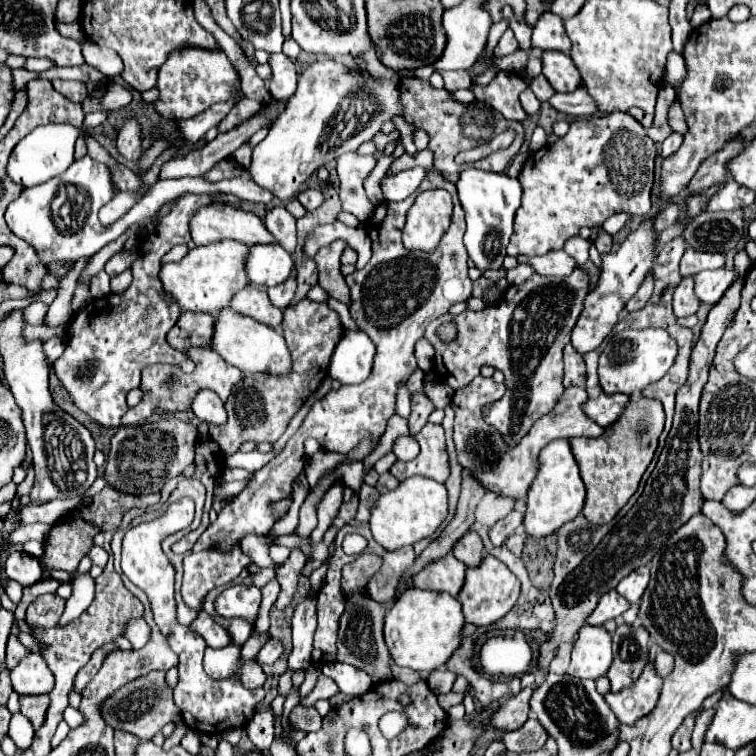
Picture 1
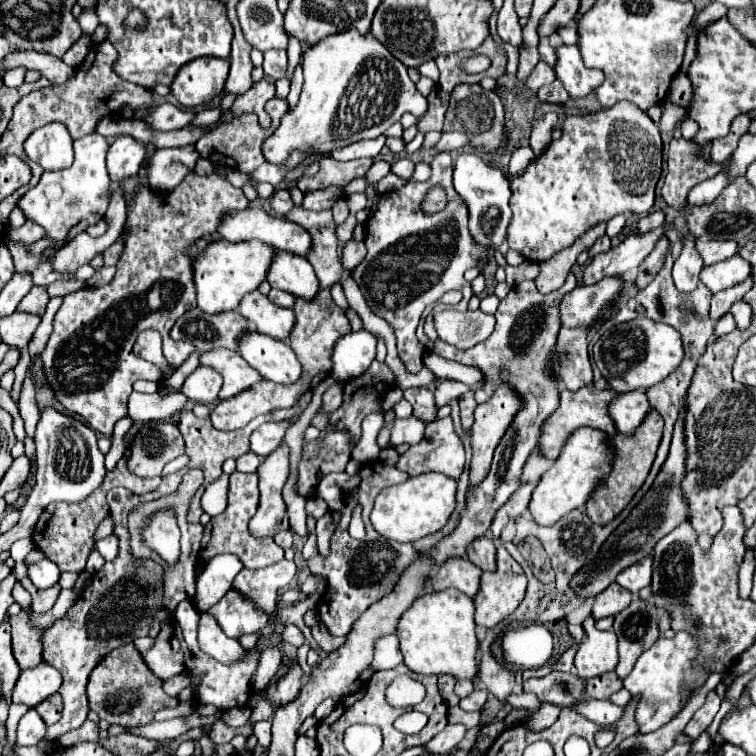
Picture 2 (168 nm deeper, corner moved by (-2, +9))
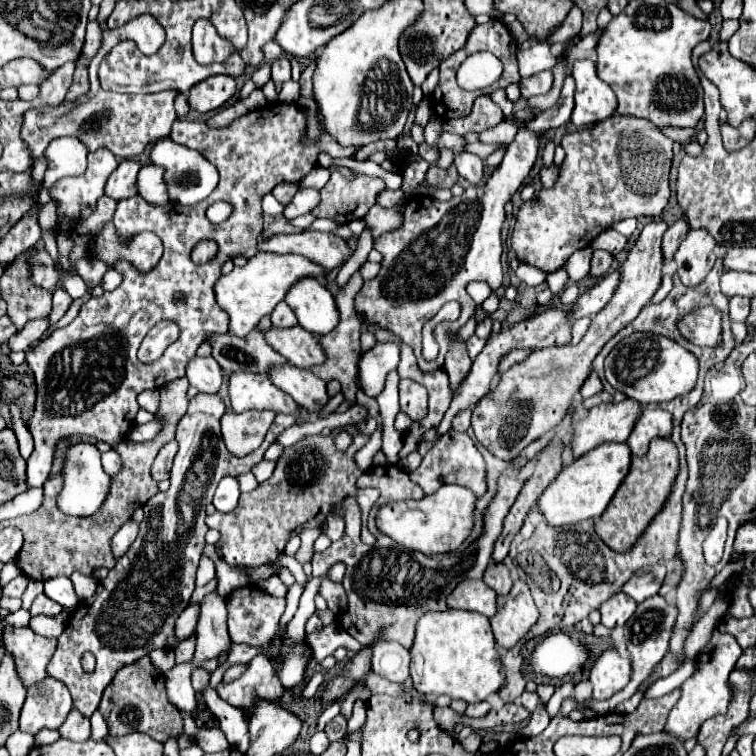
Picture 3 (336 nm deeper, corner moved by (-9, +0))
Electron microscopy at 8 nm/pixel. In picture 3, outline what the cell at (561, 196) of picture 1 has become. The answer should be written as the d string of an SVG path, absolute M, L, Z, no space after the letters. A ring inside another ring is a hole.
M611 115L609 119L595 123L593 127L567 133L561 141L565 145L565 161L559 171L559 179L553 189L541 189L539 201L523 203L517 213L517 223L511 237L511 247L519 261L539 267L545 273L561 269L571 253L593 241L601 231L627 217L657 217L669 201L669 169L673 159L673 141L667 139L659 127L645 119Z

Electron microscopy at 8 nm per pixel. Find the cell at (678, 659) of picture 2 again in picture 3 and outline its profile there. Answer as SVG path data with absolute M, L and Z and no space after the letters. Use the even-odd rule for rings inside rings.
M715 631L711 641L701 649L699 653L699 665L697 671L691 675L691 679L687 679L681 685L681 699L677 701L677 705L671 709L665 731L673 733L681 741L694 737L699 732L699 725L711 717L723 715L727 713L727 707L733 699L733 689L729 683L729 673L733 671L739 655L743 653L743 649L739 647L739 643L733 639L733 635L725 635Z

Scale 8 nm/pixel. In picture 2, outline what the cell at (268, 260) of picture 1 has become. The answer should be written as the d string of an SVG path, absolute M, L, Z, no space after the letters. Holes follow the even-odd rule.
M278 250L278 254L274 254L268 282L272 288L288 290L294 296L306 300L312 300L318 292L318 280L310 262L304 256L286 254L284 250Z

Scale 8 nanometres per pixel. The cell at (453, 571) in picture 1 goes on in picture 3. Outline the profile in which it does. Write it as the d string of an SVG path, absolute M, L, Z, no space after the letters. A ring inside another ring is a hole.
M465 579L447 597L447 605L451 609L467 609L493 617L497 613L497 593L481 579Z

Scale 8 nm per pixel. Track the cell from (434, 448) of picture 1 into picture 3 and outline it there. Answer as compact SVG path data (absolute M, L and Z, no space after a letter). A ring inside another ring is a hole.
M449 431L443 437L439 437L435 443L435 447L429 449L421 461L421 465L409 473L411 481L417 483L425 495L431 495L433 491L437 491L443 483L457 483L457 485L465 485L469 487L477 497L485 495L487 491L487 467L483 461L483 455L477 451L477 447L473 445L471 437L467 433L459 433L459 431Z

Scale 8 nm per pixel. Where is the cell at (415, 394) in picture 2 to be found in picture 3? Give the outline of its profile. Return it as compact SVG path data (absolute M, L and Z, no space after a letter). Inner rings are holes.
M401 379L399 381L399 405L401 405L401 411L409 415L413 421L423 419L427 411L425 387L411 379Z

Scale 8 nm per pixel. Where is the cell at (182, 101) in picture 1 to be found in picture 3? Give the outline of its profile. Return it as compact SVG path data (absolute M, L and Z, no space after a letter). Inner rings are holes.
M213 75L189 91L189 107L197 113L209 113L219 109L233 95L235 79L229 75Z

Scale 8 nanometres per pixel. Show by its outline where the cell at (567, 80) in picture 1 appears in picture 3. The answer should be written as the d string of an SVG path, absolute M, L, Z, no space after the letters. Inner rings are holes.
M589 59L575 61L573 77L577 81L577 89L575 89L575 109L571 115L571 123L577 129L603 121L615 113L617 97L613 89L597 77L593 61Z

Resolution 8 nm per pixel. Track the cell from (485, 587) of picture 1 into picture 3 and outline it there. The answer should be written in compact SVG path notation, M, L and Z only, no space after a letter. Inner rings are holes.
M517 579L509 595L497 599L497 615L491 619L495 641L501 649L511 649L537 623L539 611L525 581Z

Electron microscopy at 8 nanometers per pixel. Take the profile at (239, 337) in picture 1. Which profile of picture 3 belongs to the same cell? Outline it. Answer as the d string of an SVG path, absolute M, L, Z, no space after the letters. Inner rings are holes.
M293 365L273 367L269 371L269 379L309 413L321 411L321 407L325 407L331 399L331 395L327 393L327 383L321 377L313 375L313 371L309 369L305 371Z

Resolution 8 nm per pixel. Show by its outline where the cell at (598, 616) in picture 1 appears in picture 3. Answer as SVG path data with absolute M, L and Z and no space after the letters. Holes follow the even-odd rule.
M617 593L599 607L601 623L609 629L613 629L617 625L625 625L627 619L635 613L635 607L637 607L637 603L633 599L629 599L629 595Z

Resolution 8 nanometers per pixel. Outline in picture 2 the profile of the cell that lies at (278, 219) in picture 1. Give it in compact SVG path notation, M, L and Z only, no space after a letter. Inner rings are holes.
M288 190L274 192L274 196L272 196L272 212L276 216L286 216L292 208L294 208L294 202L292 202Z

